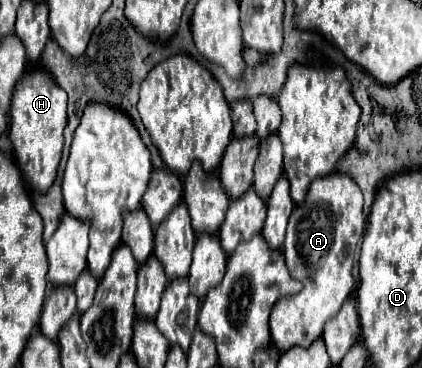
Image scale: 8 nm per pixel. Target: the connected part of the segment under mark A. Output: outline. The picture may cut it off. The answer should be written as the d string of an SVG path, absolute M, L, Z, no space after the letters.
M334 172L312 182L306 202L290 216L290 226L284 240L284 258L290 274L298 278L304 288L292 296L278 300L270 312L270 330L274 346L284 352L292 346L310 346L322 336L328 318L336 316L344 300L354 290L354 258L360 234L364 230L362 192L358 184L346 174Z

